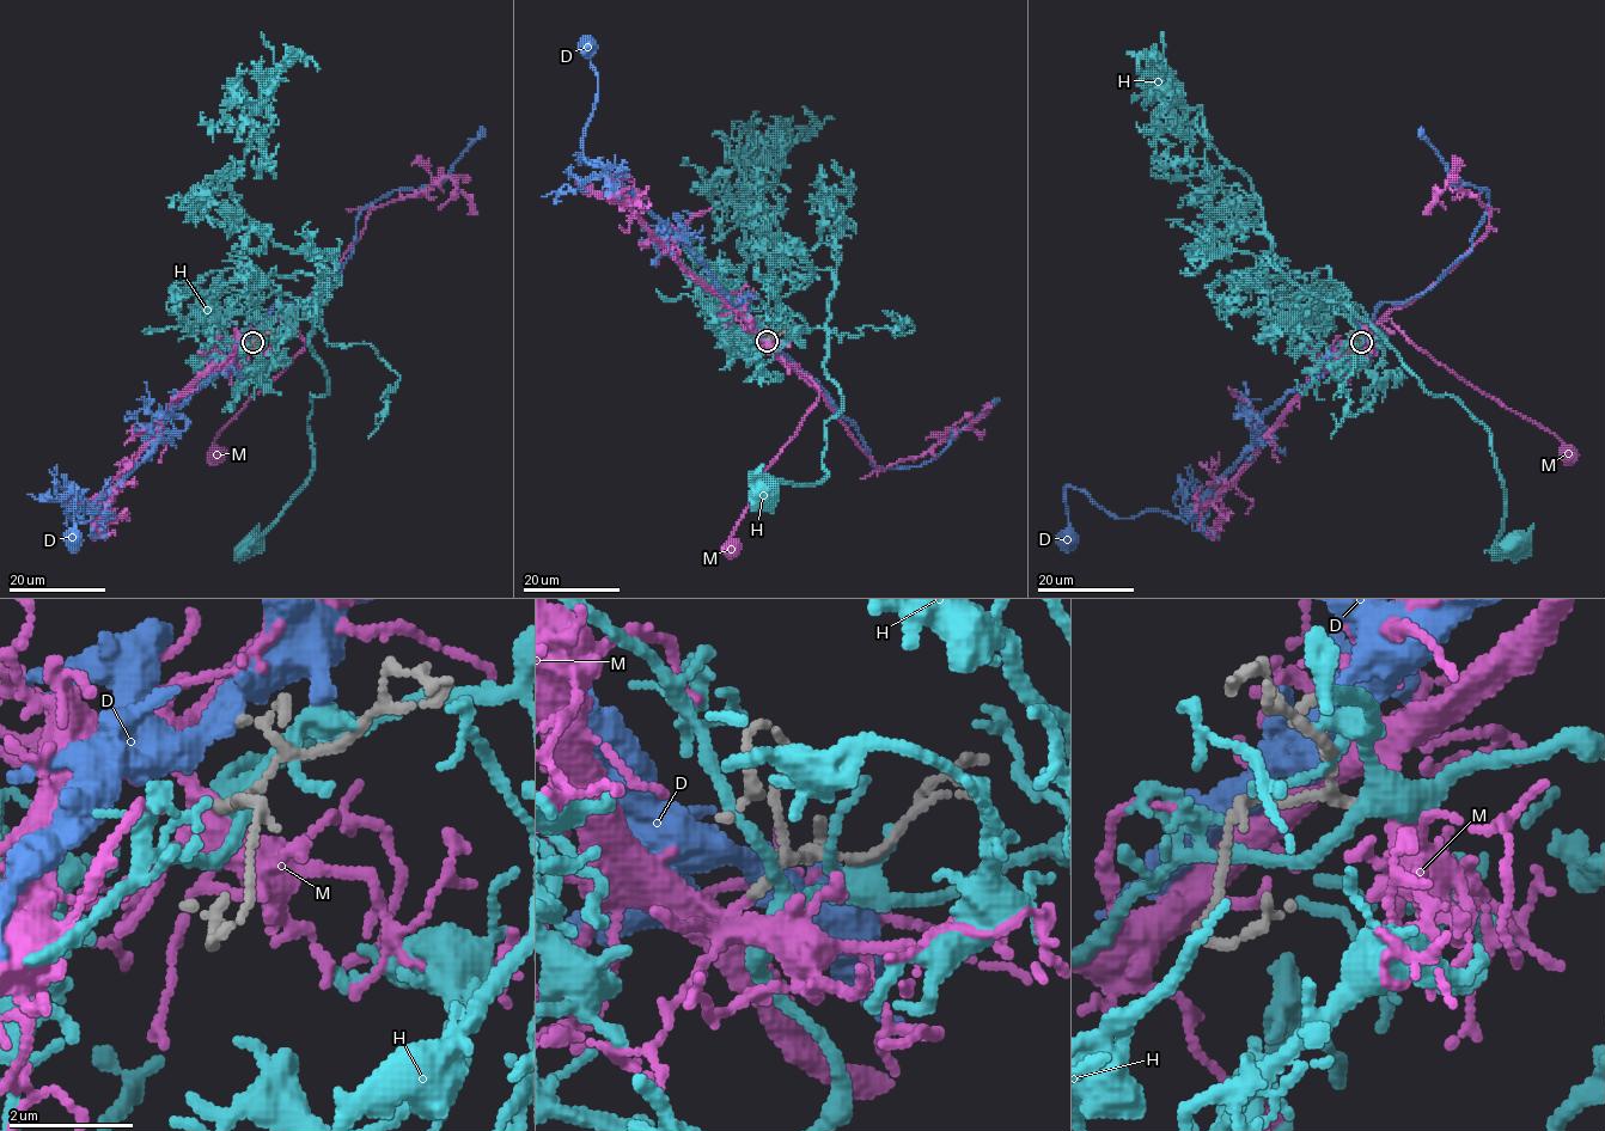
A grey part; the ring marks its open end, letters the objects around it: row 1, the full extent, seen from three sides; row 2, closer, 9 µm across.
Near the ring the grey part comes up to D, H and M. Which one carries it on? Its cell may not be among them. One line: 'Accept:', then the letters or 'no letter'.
Accept: M

